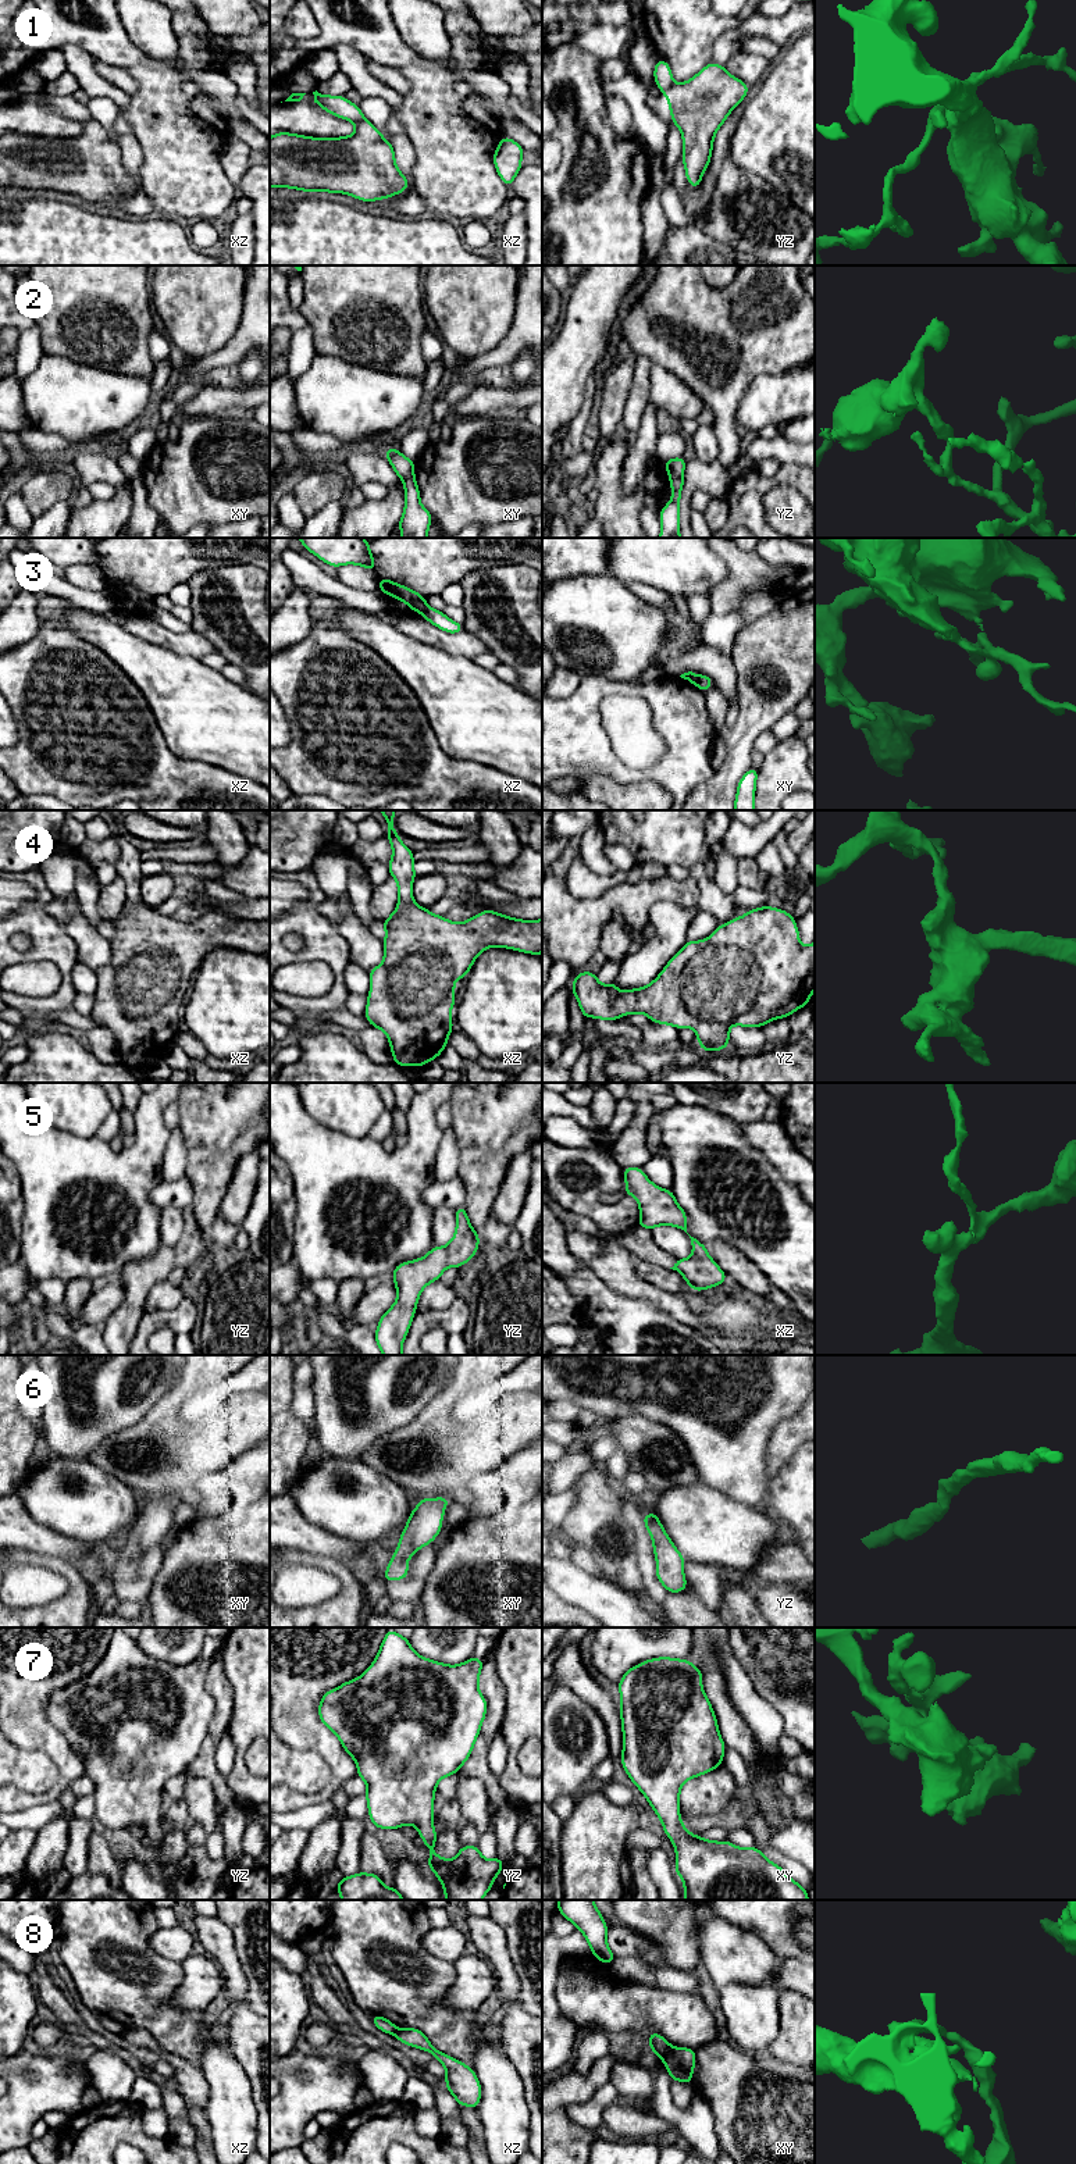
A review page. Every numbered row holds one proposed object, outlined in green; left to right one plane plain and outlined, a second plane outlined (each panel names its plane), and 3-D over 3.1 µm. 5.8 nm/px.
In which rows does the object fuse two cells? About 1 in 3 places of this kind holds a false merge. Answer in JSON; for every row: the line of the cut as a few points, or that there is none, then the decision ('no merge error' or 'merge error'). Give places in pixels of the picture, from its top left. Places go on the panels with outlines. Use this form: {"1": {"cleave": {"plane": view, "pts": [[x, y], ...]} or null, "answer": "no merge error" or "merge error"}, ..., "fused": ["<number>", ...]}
{"1": {"cleave": {"plane": "yz", "pts": [[673, 82], [663, 92]]}, "answer": "merge error"}, "2": {"cleave": {"plane": "yz", "pts": [[681, 474], [670, 481]]}, "answer": "merge error"}, "3": {"cleave": {"plane": "xy", "pts": [[699, 676], [697, 685]]}, "answer": "merge error"}, "4": {"cleave": null, "answer": "no merge error"}, "5": {"cleave": null, "answer": "no merge error"}, "6": {"cleave": null, "answer": "no merge error"}, "7": {"cleave": null, "answer": "no merge error"}, "8": {"cleave": {"plane": "xy", "pts": [[672, 2047], [663, 2060]]}, "answer": "merge error"}, "fused": ["1", "2", "3", "8"]}

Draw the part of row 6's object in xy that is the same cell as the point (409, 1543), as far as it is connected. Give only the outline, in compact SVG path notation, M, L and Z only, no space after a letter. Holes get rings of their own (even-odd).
M448 1497L420 1498L417 1507L411 1511L396 1551L384 1573L384 1580L403 1580L409 1575L407 1561L414 1552L437 1539L442 1529L442 1519Z

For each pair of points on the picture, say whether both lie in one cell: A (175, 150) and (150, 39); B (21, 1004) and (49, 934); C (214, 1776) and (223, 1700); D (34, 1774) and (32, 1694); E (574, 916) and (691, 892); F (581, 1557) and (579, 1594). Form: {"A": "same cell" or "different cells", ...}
{"A": "different cells", "B": "same cell", "C": "same cell", "D": "different cells", "E": "same cell", "F": "different cells"}

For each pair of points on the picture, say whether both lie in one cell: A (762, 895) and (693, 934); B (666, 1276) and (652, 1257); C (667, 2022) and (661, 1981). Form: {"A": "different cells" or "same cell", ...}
{"A": "different cells", "B": "different cells", "C": "different cells"}

